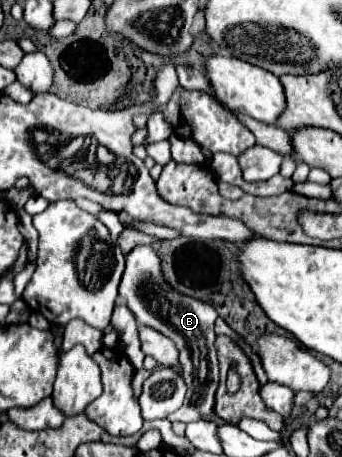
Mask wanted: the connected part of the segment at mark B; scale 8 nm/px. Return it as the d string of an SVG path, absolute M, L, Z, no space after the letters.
M136 247L126 255L126 271L120 281L120 295L128 301L128 309L134 313L138 323L148 325L166 337L170 337L178 351L180 351L180 363L182 363L182 377L188 387L186 399L182 407L168 415L170 421L198 421L204 415L214 417L214 397L218 389L218 357L216 357L216 335L214 335L214 323L218 313L210 303L188 299L186 295L180 295L178 291L172 291L160 279L160 261L156 259L156 253L148 247Z

